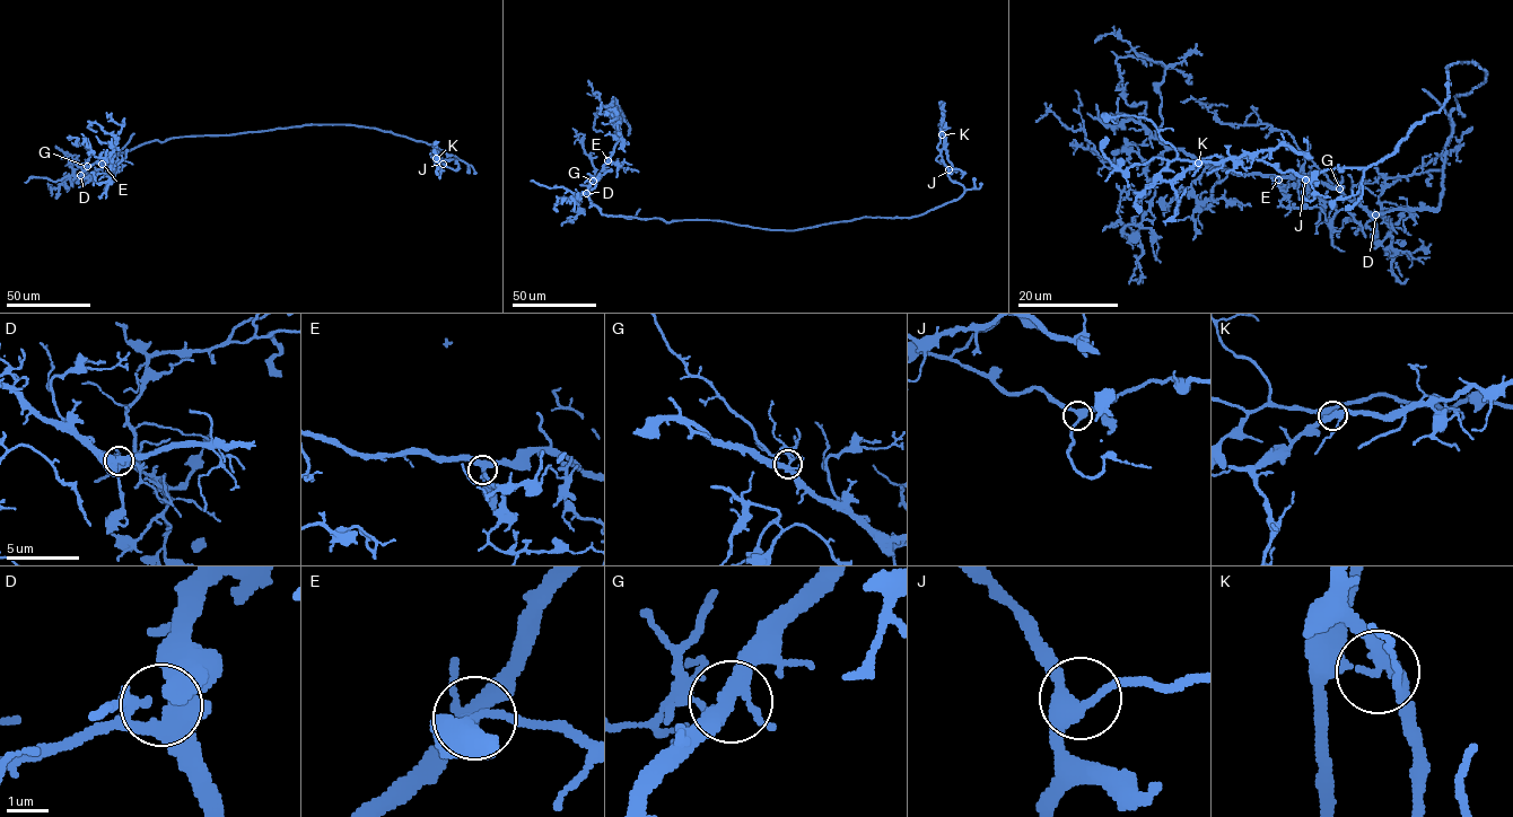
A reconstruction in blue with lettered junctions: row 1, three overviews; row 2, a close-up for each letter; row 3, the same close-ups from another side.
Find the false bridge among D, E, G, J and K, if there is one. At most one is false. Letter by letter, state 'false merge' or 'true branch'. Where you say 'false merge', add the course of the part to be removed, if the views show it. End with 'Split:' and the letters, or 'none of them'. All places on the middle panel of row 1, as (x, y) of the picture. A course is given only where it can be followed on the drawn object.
D: true branch
E: true branch
G: true branch
J: true branch
K: false merge; foreign part runs (942, 134), (951, 169)
Split: K

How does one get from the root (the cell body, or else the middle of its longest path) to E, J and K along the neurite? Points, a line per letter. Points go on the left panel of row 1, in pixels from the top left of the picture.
E: (238, 133), (155, 140), (112, 157), (95, 173), (81, 175), (96, 161), (102, 164)
J: (238, 133), (312, 124), (374, 128), (435, 146), (458, 159), (444, 159), (443, 164)
K: (238, 133), (312, 124), (374, 128), (435, 146), (458, 159), (443, 163), (436, 158)

